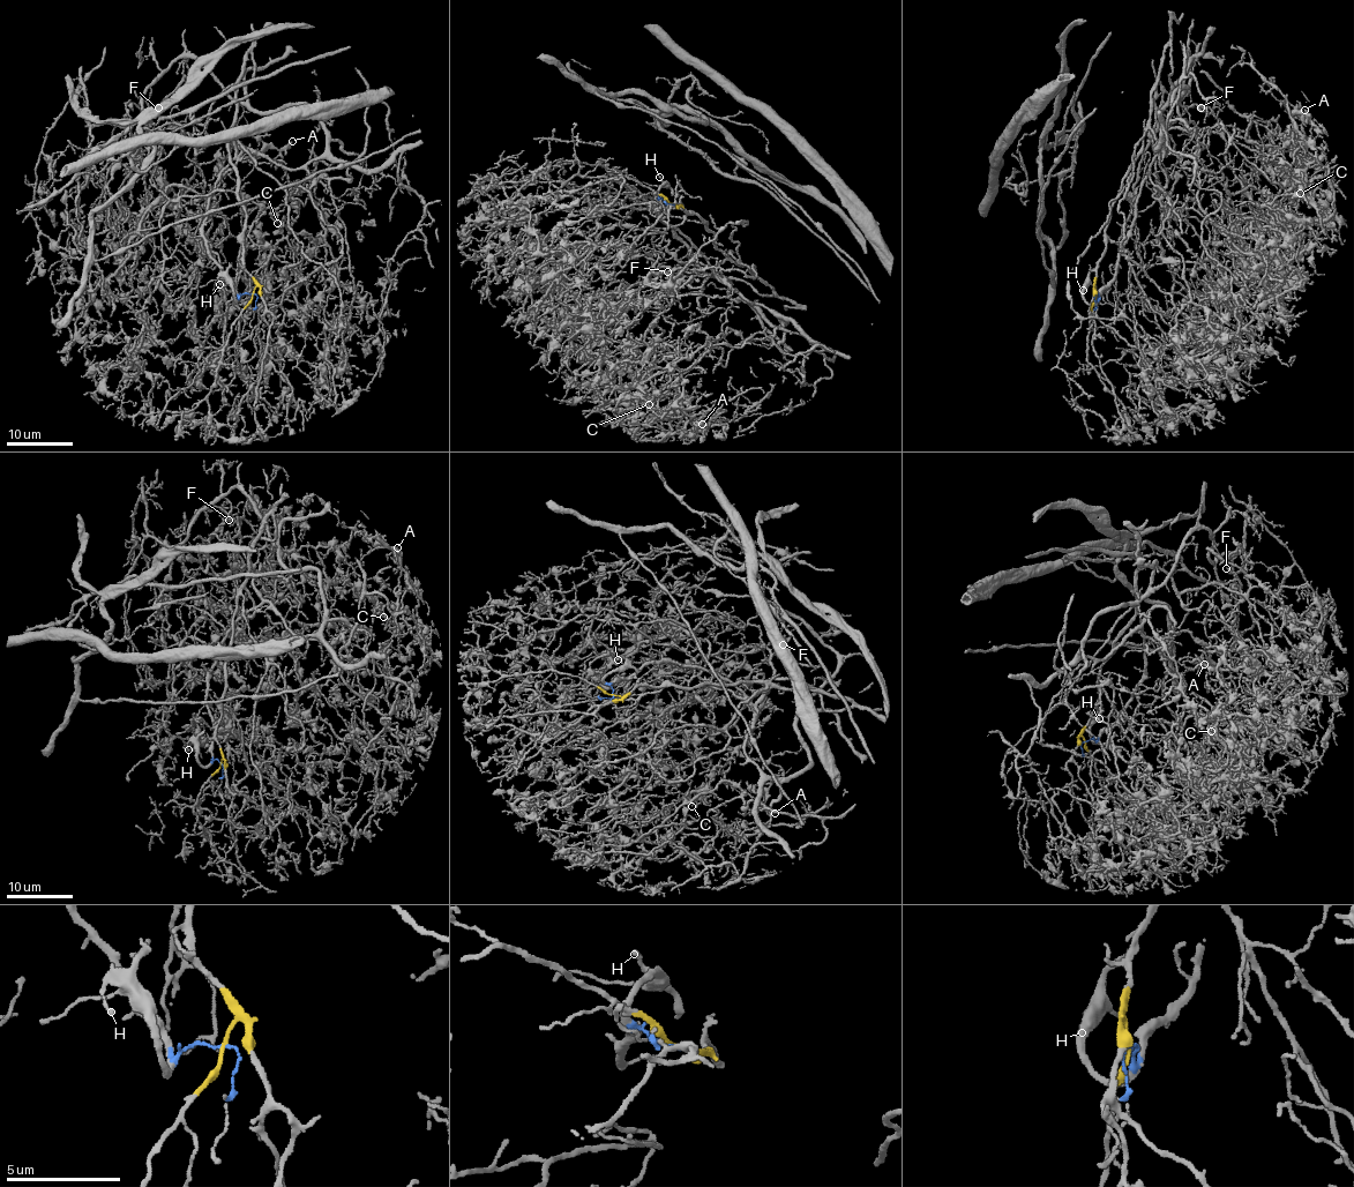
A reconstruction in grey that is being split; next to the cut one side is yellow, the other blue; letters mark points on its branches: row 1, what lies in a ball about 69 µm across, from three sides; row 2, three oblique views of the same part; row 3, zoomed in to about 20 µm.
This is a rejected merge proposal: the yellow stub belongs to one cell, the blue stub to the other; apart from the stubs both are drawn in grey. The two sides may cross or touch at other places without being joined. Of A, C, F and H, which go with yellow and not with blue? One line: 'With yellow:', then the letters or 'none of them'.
With yellow: A, C, F

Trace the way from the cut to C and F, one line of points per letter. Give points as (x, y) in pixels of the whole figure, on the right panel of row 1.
C: (1096, 295), (1109, 207), (1143, 146), (1168, 44), (1183, 127), (1288, 140), (1300, 194)
F: (1096, 295), (1109, 207), (1143, 146), (1151, 87), (1169, 45), (1181, 119), (1222, 129), (1201, 106)

